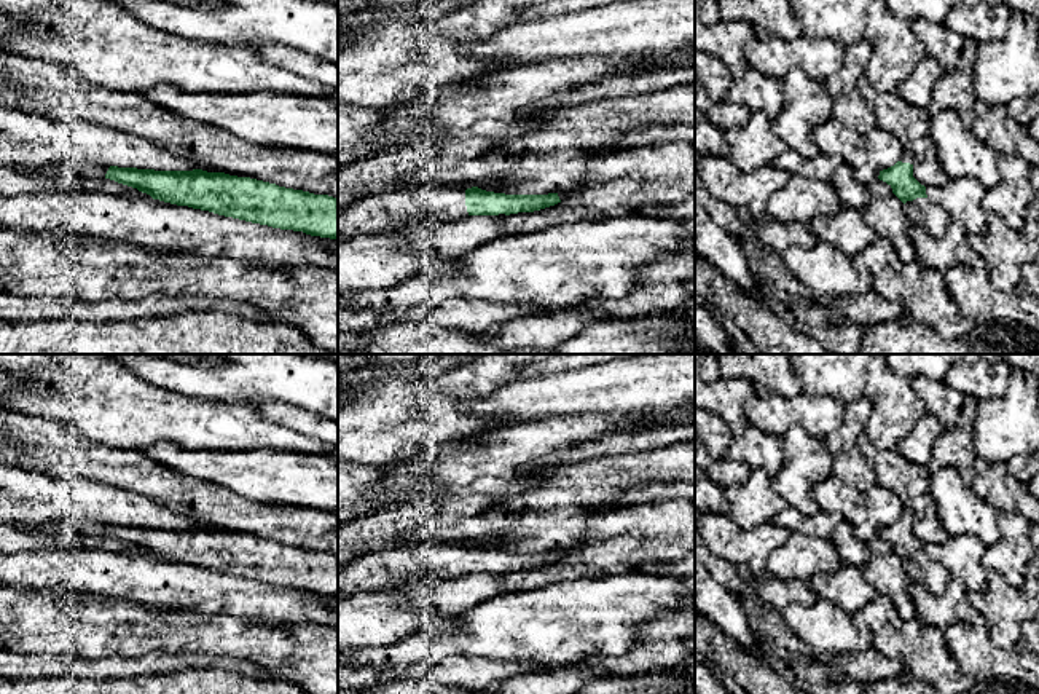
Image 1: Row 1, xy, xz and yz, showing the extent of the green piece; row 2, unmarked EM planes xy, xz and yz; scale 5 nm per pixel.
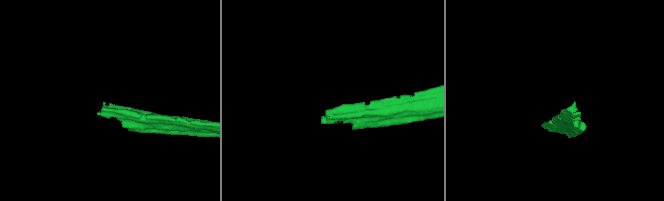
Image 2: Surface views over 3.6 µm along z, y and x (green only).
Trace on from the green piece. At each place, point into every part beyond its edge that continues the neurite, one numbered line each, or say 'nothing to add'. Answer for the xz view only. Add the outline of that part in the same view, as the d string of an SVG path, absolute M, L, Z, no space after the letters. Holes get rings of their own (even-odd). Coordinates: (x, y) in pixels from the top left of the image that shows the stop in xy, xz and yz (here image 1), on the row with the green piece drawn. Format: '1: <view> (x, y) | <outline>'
1: xz (380, 212) | M421 187L373 193L338 212L338 243L389 233L414 222L456 222L467 217L465 190Z

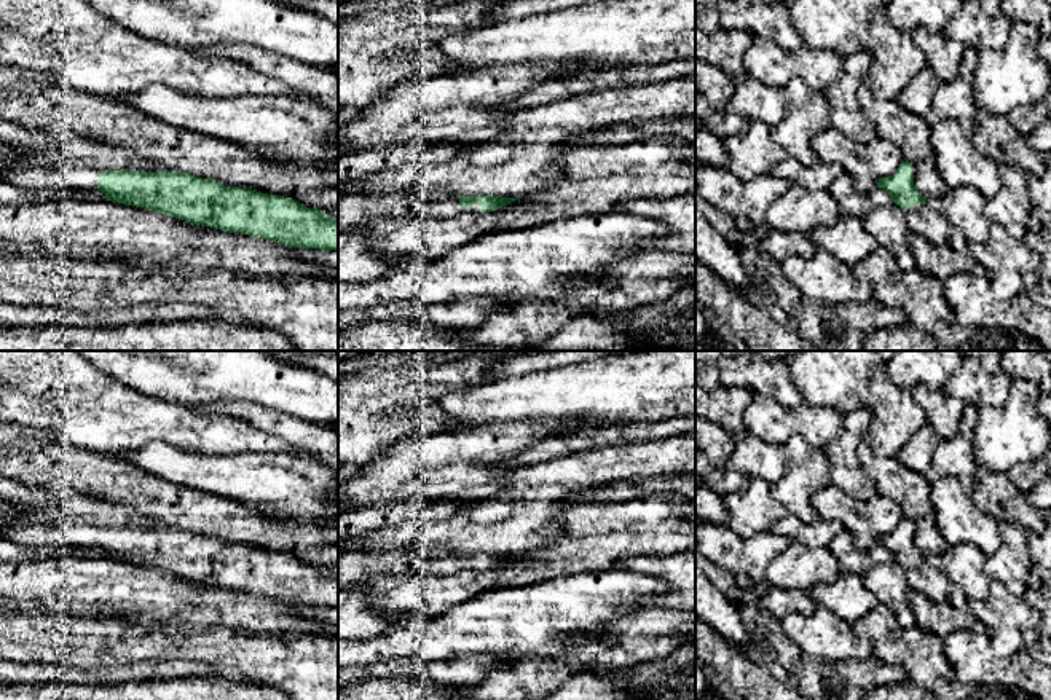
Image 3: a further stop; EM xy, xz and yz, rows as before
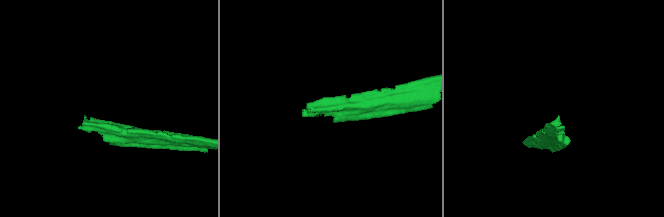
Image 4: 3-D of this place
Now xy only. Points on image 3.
1: xy (62, 177) | M0 145L0 179L30 190L97 190L100 171L85 166L35 166L19 169L16 164L26 161L29 151L13 145Z

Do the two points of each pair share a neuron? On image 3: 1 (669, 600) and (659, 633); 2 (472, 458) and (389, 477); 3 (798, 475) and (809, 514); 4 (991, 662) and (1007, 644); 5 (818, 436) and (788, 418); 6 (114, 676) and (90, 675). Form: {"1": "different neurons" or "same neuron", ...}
{"1": "different neurons", "2": "same neuron", "3": "same neuron", "4": "different neurons", "5": "same neuron", "6": "same neuron"}

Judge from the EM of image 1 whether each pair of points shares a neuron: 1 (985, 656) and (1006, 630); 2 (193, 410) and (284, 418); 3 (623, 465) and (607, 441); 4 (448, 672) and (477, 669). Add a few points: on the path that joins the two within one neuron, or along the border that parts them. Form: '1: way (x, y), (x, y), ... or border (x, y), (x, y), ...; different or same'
1: border (984, 626), (1001, 648), (1011, 648), (1022, 638); different
2: border (238, 402), (249, 404), (266, 418), (298, 434); different
3: border (652, 449), (601, 455), (579, 463); different
4: way (454, 672), (470, 672); same

